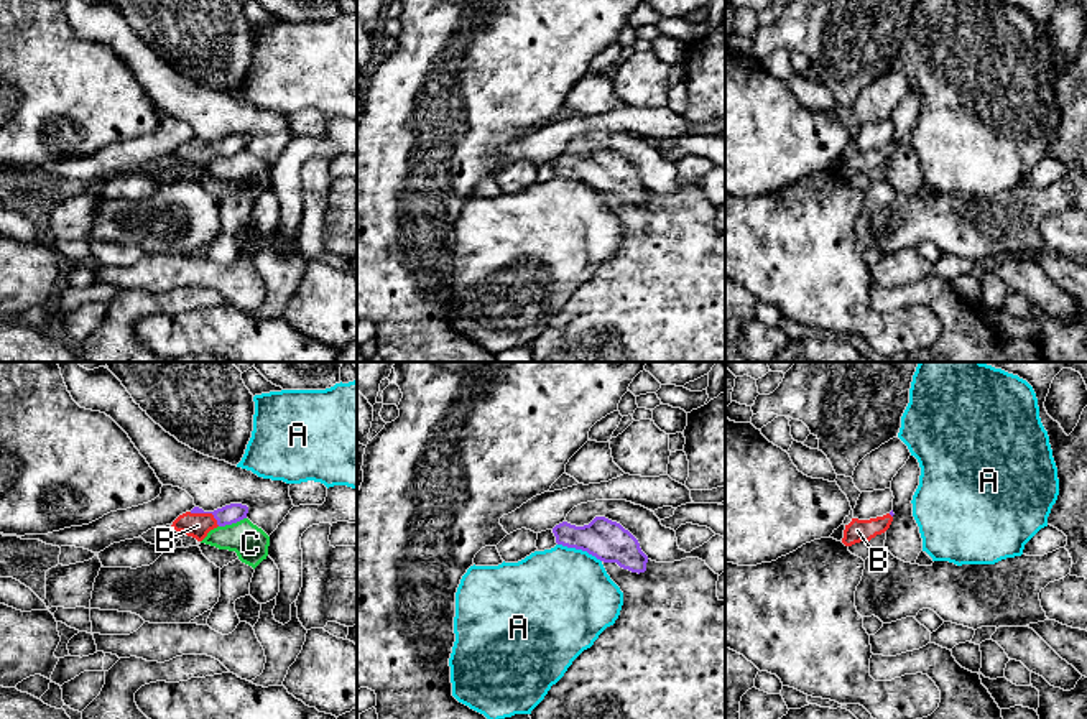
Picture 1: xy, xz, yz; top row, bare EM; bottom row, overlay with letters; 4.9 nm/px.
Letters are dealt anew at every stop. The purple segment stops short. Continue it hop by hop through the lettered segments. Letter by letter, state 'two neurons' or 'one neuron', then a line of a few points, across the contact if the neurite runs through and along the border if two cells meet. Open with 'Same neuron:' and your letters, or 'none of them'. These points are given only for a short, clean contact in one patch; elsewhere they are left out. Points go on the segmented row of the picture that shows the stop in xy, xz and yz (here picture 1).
Same neuron: B
A: two neurons
B: one neuron; line xy (231, 514), (206, 512), (198, 525)
C: two neurons; line xy (245, 517), (219, 527)

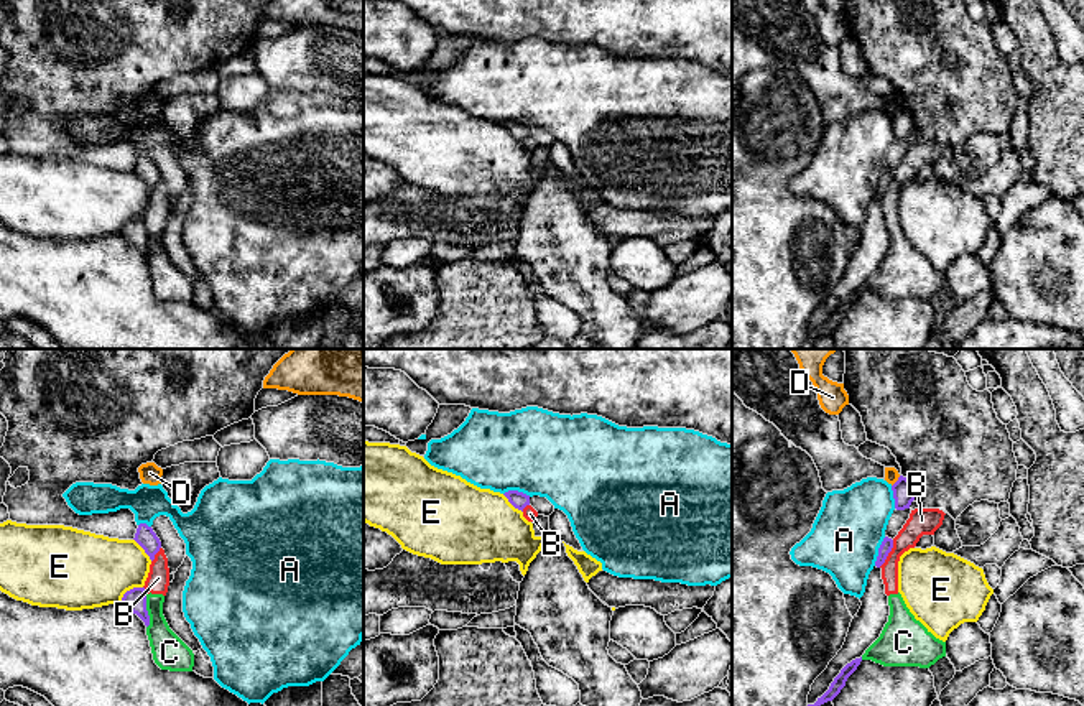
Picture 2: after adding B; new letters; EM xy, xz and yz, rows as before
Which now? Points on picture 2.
Same neuron: none of them
A: two neurons
B: two neurons; line yz (894, 540), (892, 550), (879, 566)
C: two neurons
D: two neurons; line yz (900, 476), (892, 486)
E: two neurons; line xy (142, 586), (130, 588), (119, 603)

